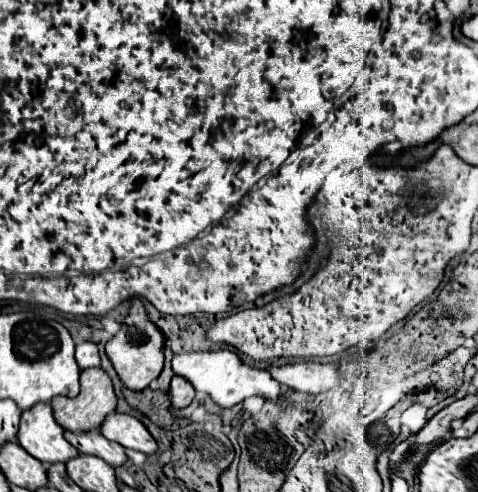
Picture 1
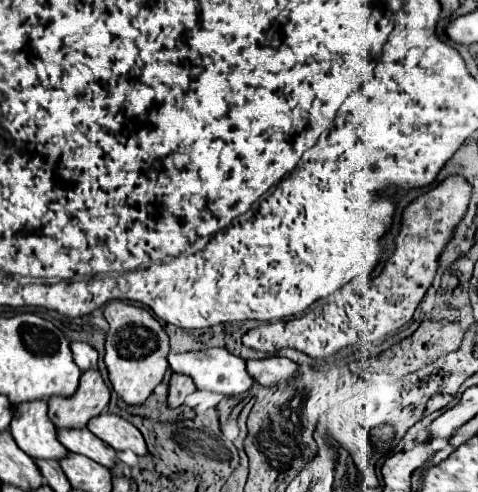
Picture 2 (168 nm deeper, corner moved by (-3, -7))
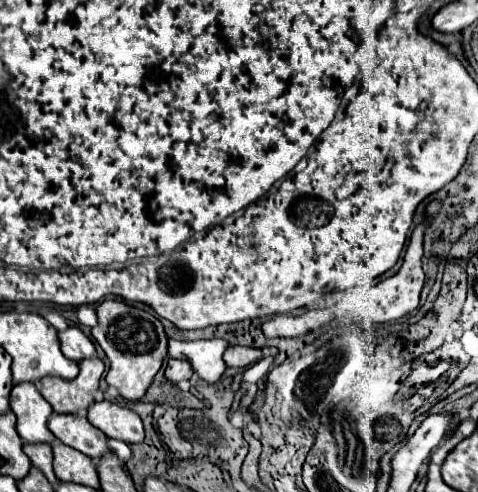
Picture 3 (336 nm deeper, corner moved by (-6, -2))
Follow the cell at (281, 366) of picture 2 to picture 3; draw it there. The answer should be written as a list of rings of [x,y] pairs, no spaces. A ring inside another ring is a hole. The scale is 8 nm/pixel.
[[[229,345],[229,349],[225,351],[225,361],[229,367],[239,367],[245,369],[249,365],[253,365],[255,361],[271,355],[275,357],[279,351],[275,347],[269,349],[253,349],[253,347],[239,347],[239,345]]]

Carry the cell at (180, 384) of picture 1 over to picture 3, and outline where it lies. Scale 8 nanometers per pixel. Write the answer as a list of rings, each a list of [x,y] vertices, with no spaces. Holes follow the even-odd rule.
[[[169,359],[167,369],[165,369],[165,377],[171,385],[179,385],[181,381],[189,381],[193,375],[193,369],[187,361],[179,361],[179,359]]]

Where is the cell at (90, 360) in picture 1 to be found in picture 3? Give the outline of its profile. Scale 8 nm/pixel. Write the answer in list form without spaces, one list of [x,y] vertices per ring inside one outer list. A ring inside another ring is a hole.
[[[69,327],[67,331],[61,331],[59,341],[61,341],[61,351],[67,359],[83,361],[83,359],[95,355],[93,341],[79,327]]]

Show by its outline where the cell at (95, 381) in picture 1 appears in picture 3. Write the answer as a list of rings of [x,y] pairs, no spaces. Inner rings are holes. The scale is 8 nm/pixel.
[[[89,357],[79,361],[79,375],[73,381],[63,381],[59,377],[43,377],[39,391],[55,413],[79,415],[93,403],[93,391],[99,389],[99,379],[103,375],[103,361],[99,357]]]

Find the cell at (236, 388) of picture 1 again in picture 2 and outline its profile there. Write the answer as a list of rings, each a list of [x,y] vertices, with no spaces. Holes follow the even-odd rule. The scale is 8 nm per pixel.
[[[206,348],[206,350],[198,350],[198,352],[184,352],[184,354],[168,354],[168,364],[172,368],[172,372],[178,374],[188,374],[196,388],[200,390],[210,390],[216,394],[224,394],[224,396],[238,396],[238,394],[246,394],[254,380],[246,374],[246,362],[240,356],[230,354],[226,348]]]

